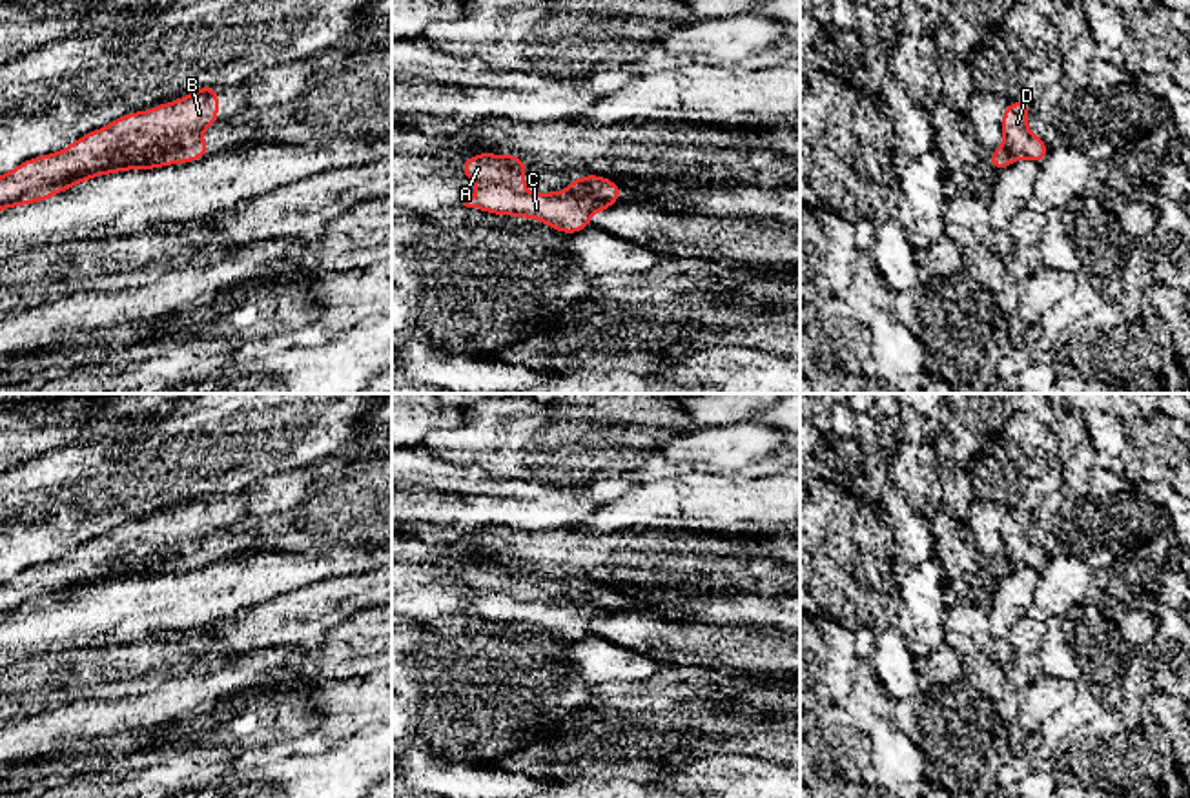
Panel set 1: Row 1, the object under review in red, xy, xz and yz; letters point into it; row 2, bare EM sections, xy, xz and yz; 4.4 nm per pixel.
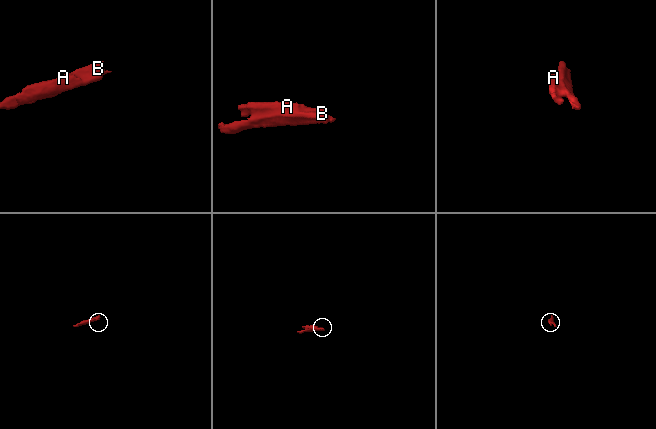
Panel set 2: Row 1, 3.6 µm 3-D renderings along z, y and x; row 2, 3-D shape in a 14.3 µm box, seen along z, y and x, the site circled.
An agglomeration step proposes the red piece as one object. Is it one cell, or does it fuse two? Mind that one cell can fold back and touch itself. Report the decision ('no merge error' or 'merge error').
merge error

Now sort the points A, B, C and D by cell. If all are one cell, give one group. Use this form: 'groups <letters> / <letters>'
groups A / B C D

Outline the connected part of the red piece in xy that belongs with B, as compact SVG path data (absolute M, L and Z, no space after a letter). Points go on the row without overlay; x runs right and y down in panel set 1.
M215 494L195 497L186 505L131 519L108 534L71 550L66 558L29 567L0 583L0 614L42 592L75 583L93 583L108 574L113 559L124 563L162 561L168 556L191 556L210 534L219 532L219 503Z

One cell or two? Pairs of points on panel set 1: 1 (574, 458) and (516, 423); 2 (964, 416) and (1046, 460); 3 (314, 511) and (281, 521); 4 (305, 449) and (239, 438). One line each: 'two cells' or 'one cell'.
1: one cell
2: two cells
3: one cell
4: one cell

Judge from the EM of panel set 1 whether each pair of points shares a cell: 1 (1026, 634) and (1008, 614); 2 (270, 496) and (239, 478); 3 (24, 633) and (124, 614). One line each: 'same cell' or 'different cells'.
1: different cells
2: different cells
3: same cell

